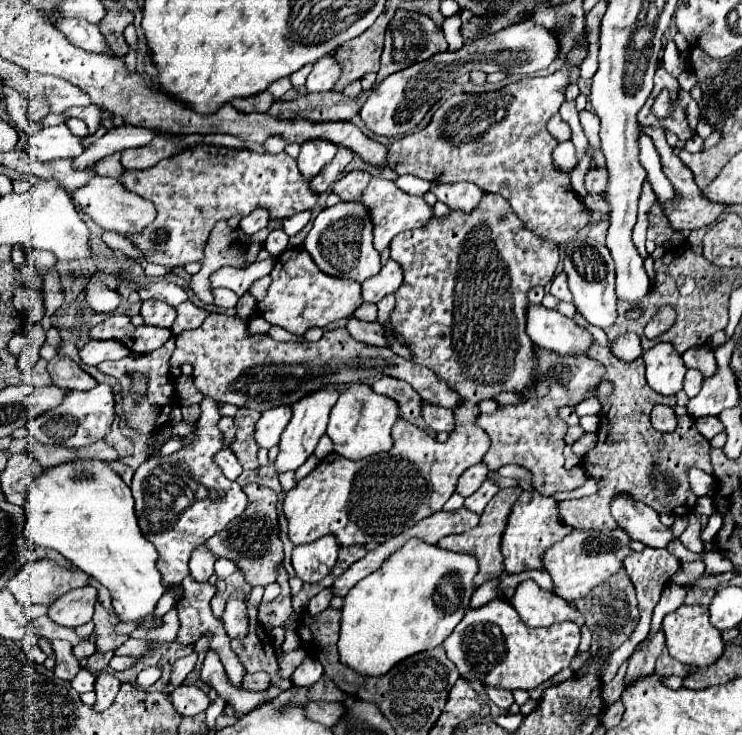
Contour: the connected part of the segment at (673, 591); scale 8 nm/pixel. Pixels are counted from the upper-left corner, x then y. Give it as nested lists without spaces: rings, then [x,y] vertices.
[[[668,583],[665,586],[652,615],[650,632],[644,641],[636,647],[636,649],[647,644],[650,641],[650,638],[652,638],[652,636],[661,629],[663,617],[680,607],[684,603],[686,594],[687,590],[683,586],[674,583]]]

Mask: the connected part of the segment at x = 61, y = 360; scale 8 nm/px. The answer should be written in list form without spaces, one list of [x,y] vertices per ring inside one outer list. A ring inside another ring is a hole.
[[[56,356],[48,362],[48,372],[54,378],[54,384],[70,390],[92,390],[96,386],[96,380],[86,374],[74,360],[66,356]]]

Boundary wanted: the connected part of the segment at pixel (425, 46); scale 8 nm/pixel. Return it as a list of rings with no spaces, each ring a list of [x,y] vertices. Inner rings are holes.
[[[396,10],[392,16],[388,28],[386,28],[386,42],[384,42],[384,54],[382,54],[382,68],[377,73],[377,80],[372,89],[376,88],[388,74],[408,68],[410,64],[422,62],[432,58],[438,52],[448,50],[448,44],[444,40],[442,30],[432,22],[432,18],[418,14],[418,12],[408,12],[408,10]]]

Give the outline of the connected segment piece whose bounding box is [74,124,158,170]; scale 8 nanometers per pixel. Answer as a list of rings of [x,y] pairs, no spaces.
[[[122,124],[120,128],[110,128],[102,138],[98,138],[88,150],[84,150],[74,160],[74,168],[84,170],[90,164],[96,164],[98,160],[102,160],[104,156],[110,156],[114,152],[122,152],[126,148],[144,146],[150,140],[154,140],[156,136],[158,136],[156,130],[144,130],[138,126],[130,126],[130,124]]]

